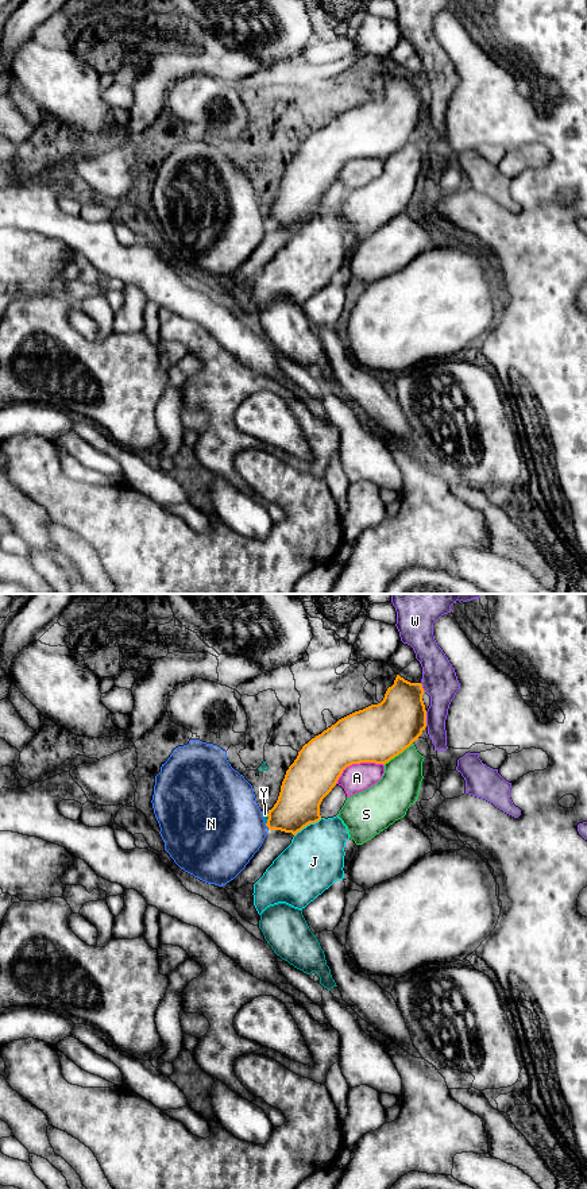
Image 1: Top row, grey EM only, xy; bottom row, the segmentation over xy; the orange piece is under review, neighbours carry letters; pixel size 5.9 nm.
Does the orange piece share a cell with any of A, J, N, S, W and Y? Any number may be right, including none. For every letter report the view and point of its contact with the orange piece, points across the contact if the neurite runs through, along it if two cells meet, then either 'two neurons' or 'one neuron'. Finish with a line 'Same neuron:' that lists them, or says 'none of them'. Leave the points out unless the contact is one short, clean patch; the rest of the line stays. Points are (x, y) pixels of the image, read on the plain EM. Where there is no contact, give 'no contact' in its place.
A: contact xy (356, 158); two neurons
J: contact xy (308, 219); two neurons
N: contact xy (266, 220); two neurons
S: contact xy (397, 150); two neurons
W: contact xy (425, 114); two neurons
Y: contact xy (269, 213); border xy (269, 207), (266, 219); two neurons
Same neuron: none of them

